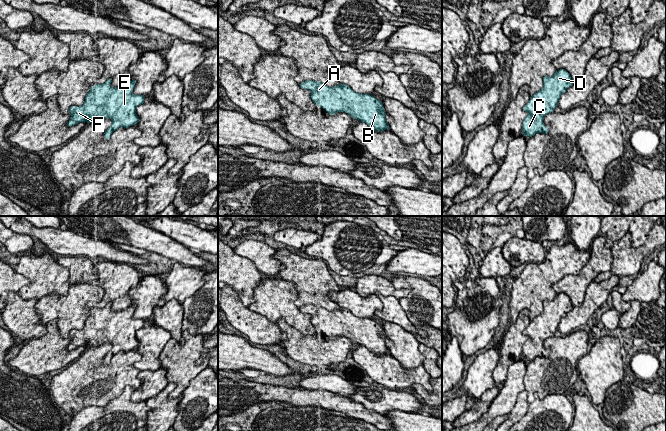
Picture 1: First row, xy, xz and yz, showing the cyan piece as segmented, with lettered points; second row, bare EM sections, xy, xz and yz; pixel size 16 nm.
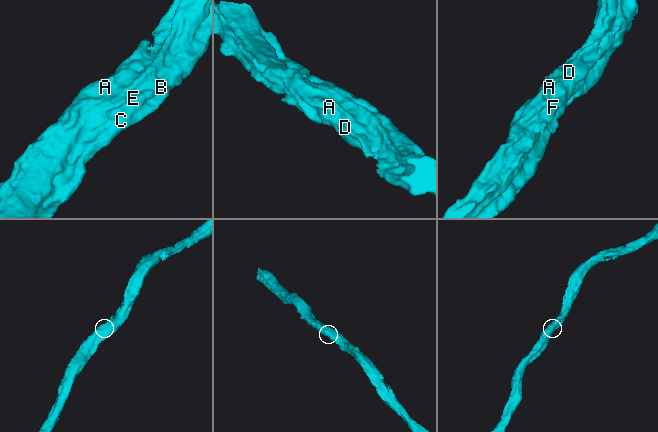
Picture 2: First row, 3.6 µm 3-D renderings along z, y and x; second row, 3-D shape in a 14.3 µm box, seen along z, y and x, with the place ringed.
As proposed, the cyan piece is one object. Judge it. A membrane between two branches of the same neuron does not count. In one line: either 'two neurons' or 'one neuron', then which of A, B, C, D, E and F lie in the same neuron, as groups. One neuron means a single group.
one neuron | A B C D E F

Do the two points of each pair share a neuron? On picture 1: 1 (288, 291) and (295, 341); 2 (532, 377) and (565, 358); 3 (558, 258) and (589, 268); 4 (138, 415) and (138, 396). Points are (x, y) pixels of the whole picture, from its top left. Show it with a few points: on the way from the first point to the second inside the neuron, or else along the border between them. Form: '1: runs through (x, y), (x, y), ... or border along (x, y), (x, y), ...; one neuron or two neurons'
1: border along (276, 320), (282, 318), (304, 335), (316, 333); two neurons
2: runs through (540, 377), (546, 377), (557, 366); one neuron
3: border along (592, 245), (590, 258), (581, 270), (562, 277); two neurons
4: border along (130, 395), (132, 401), (145, 401); two neurons

